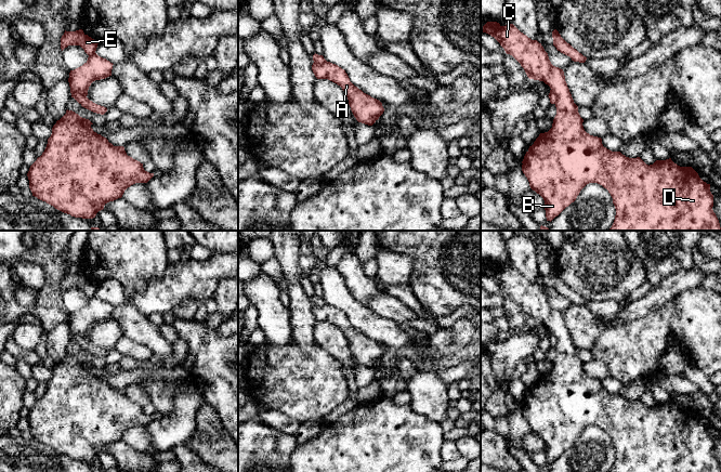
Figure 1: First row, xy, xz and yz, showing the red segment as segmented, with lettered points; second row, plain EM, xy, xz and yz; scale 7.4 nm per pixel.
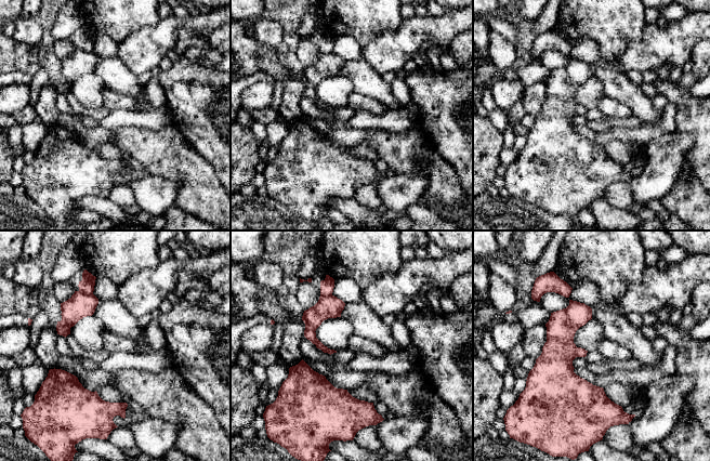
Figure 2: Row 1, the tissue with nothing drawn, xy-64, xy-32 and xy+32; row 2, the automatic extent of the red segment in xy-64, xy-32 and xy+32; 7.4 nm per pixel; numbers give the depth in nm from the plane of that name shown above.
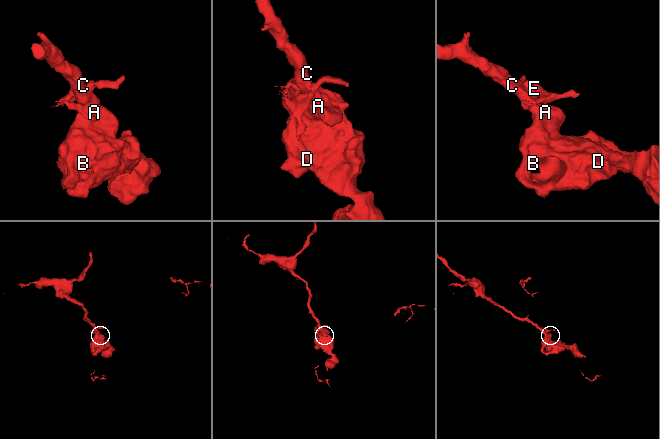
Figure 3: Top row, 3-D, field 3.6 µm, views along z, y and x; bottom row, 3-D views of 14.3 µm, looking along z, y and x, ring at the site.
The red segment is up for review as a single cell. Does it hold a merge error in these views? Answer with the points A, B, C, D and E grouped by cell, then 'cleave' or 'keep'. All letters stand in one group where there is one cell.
A B C D / E | cleave

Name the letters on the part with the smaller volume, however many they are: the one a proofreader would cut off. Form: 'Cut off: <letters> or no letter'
Cut off: E

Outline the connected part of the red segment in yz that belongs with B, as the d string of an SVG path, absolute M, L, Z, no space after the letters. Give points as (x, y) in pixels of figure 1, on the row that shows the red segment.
M487 22L483 26L483 32L494 37L506 53L512 55L521 64L529 79L543 81L556 96L556 115L552 128L539 134L522 161L522 171L530 188L545 200L547 221L551 222L574 202L587 184L598 183L608 191L616 209L614 223L608 231L721 231L719 220L712 210L713 195L710 192L710 184L704 182L692 167L680 167L671 158L656 160L648 166L640 157L629 158L620 152L607 149L603 146L601 137L590 135L585 131L584 119L578 113L578 106L574 103L564 71L551 64L541 43L528 38L513 24L501 26L497 22Z

